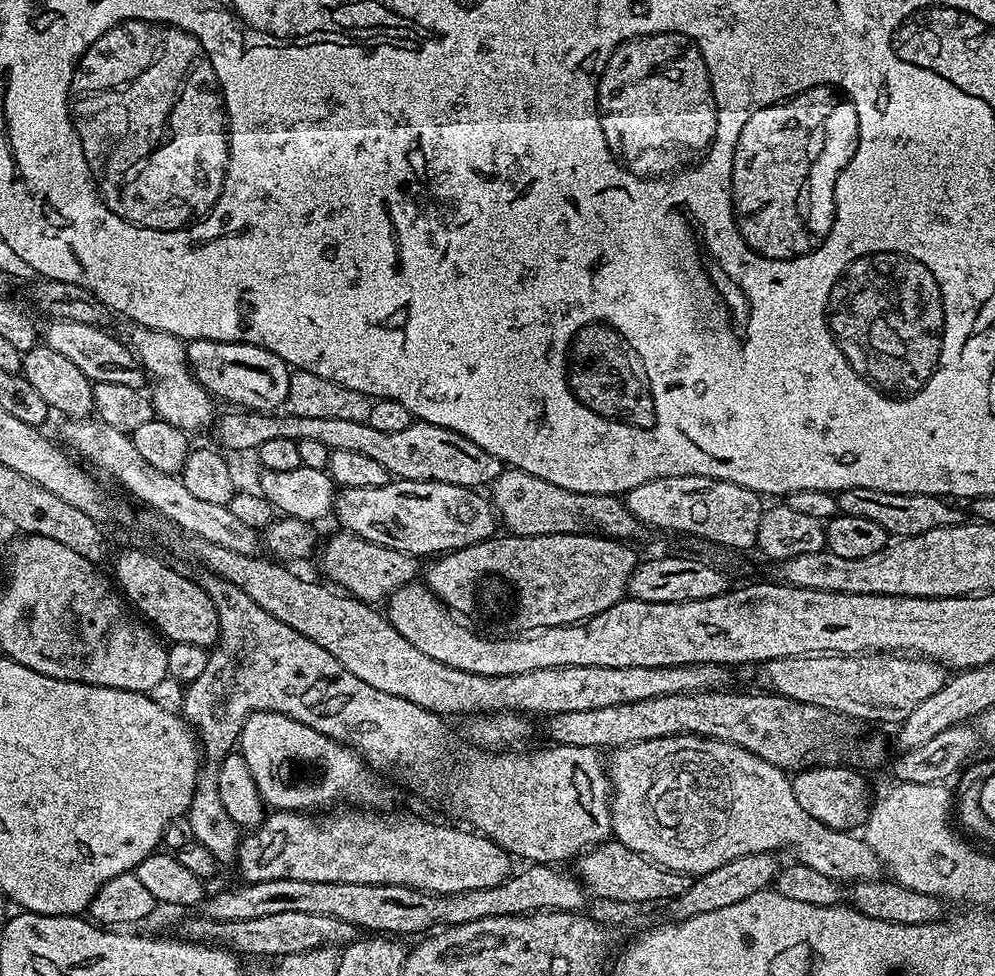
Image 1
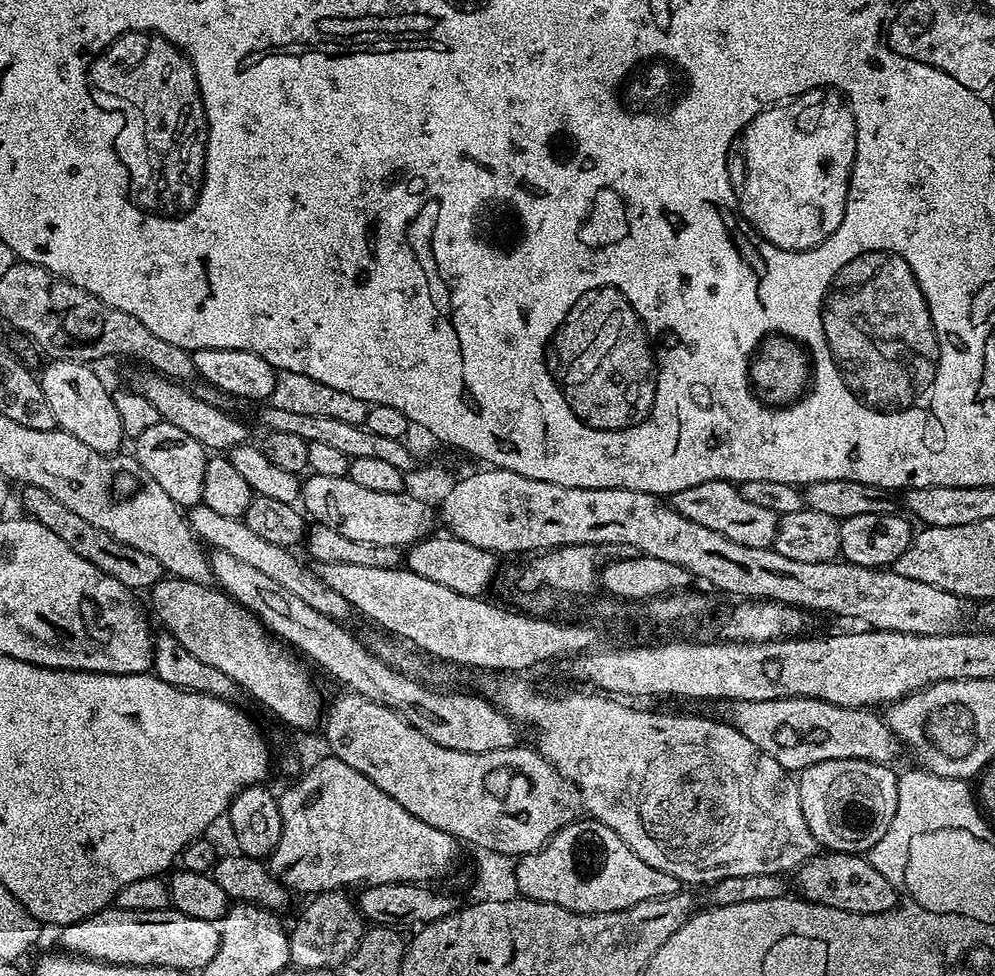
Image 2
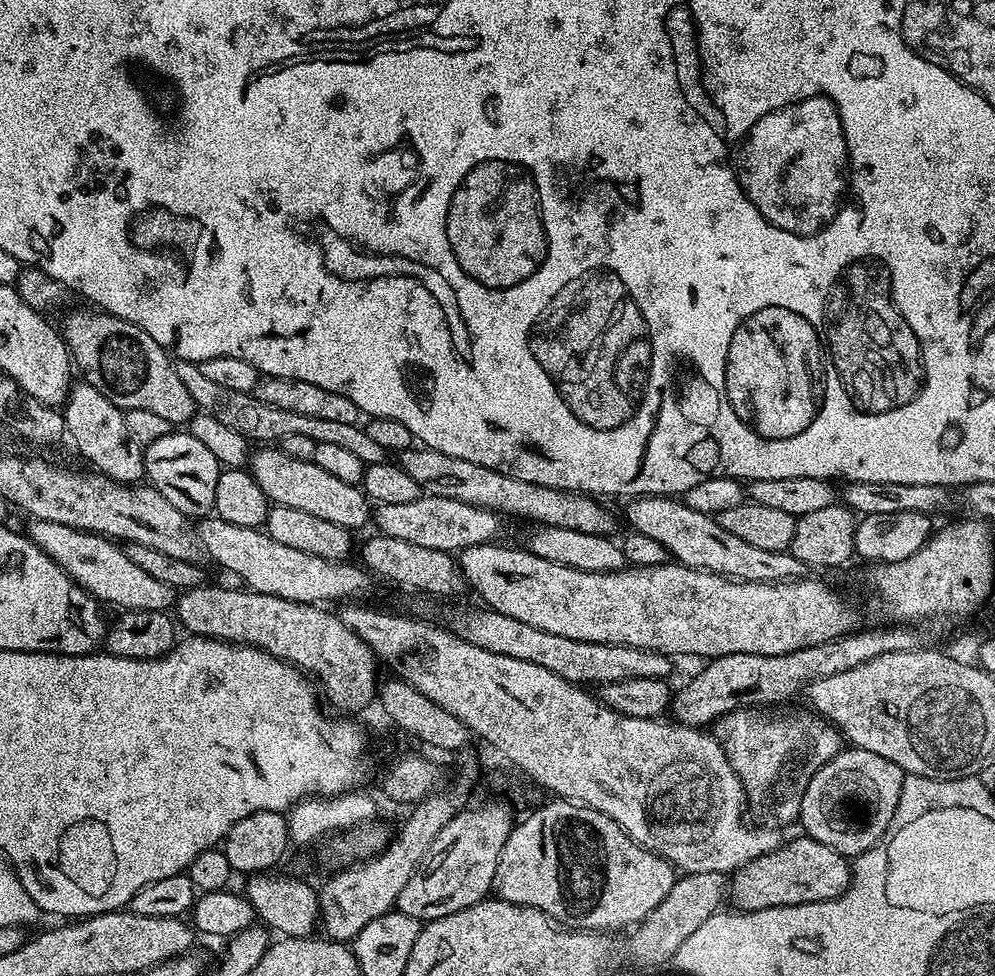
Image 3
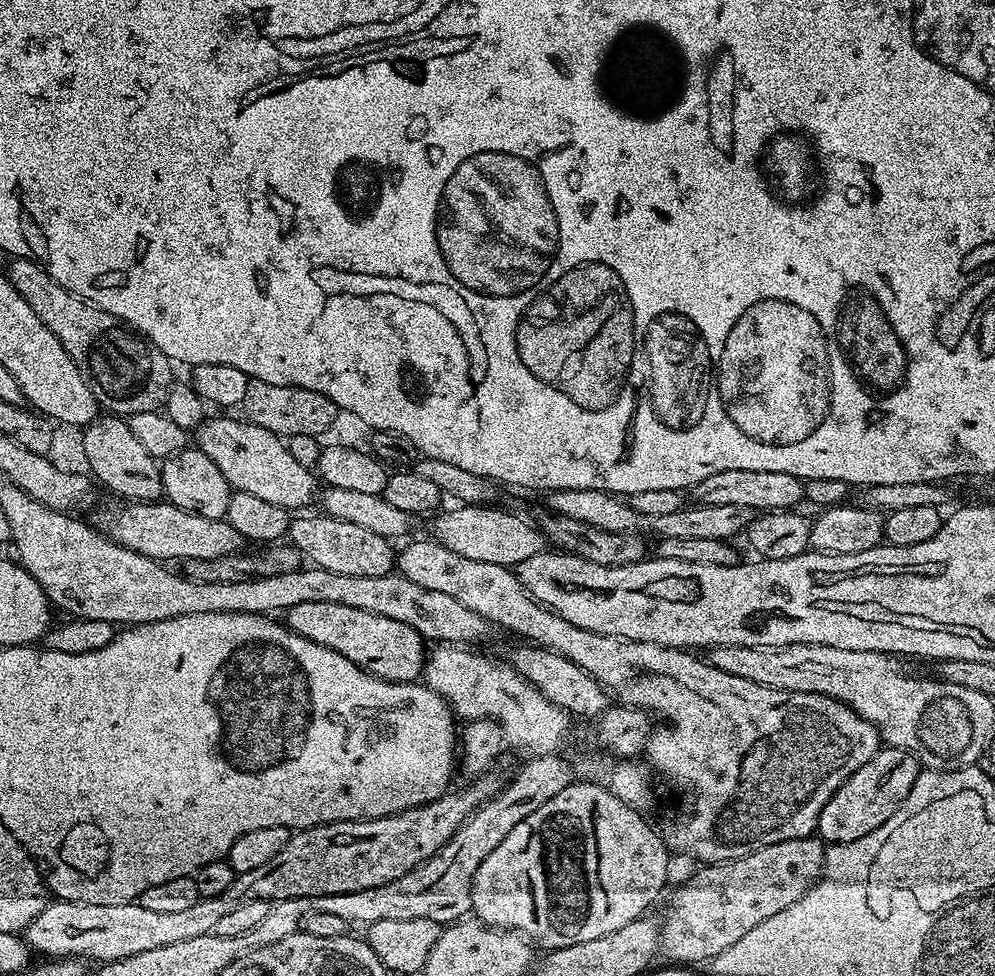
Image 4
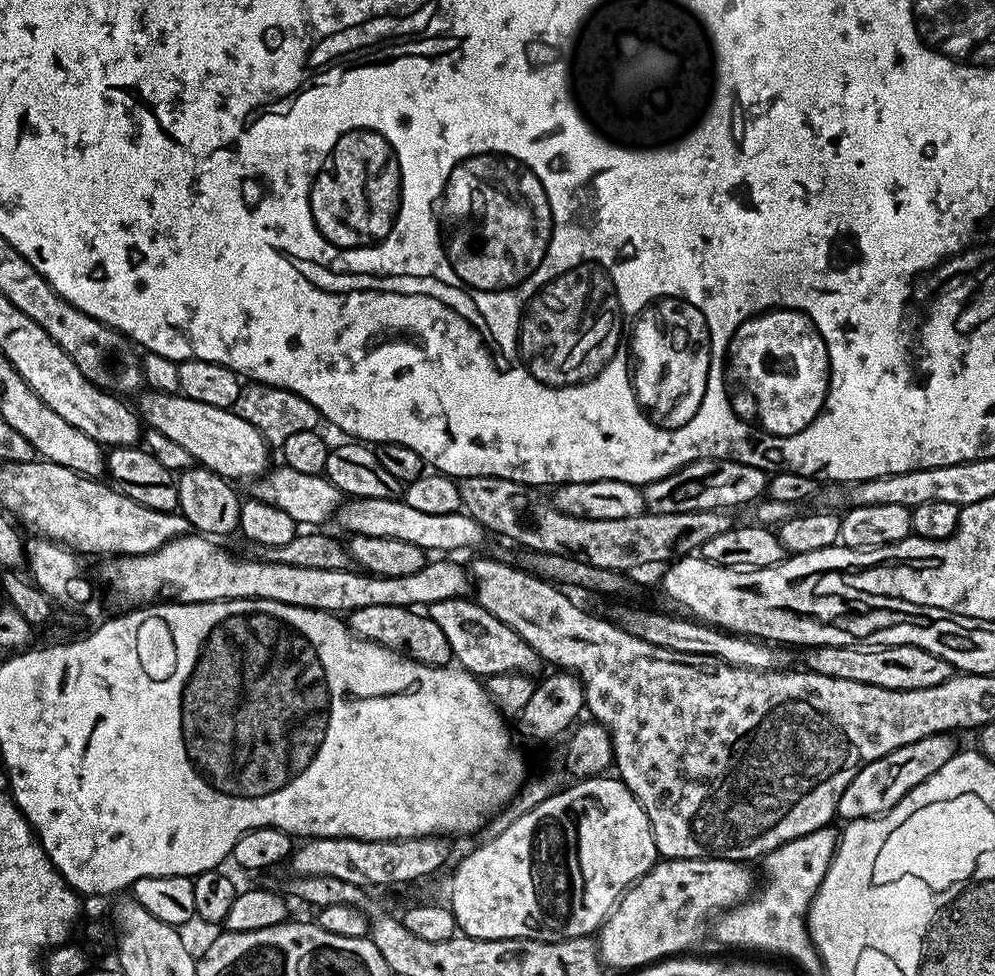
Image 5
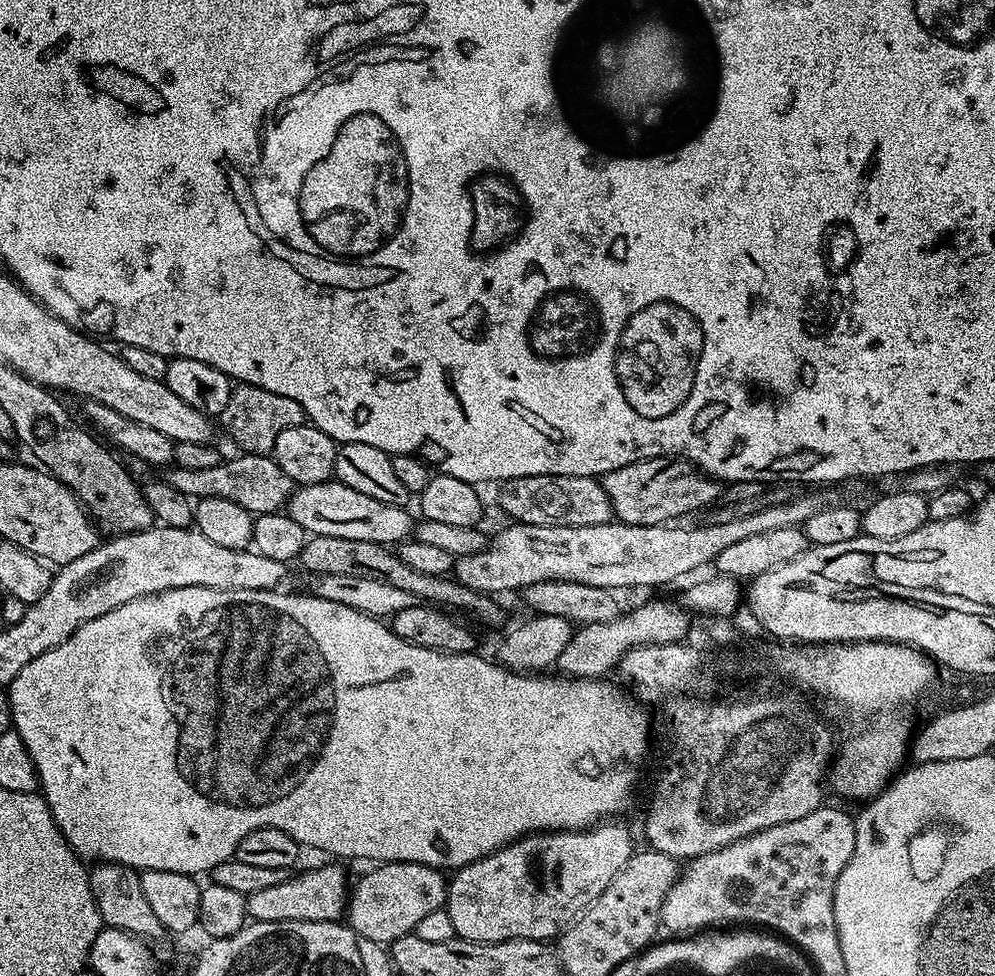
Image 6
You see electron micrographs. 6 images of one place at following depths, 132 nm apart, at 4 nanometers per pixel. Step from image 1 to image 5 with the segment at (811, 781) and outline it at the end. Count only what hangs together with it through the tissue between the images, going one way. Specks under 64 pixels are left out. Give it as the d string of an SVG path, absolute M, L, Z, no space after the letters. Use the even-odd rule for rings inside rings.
M946 732L930 734L926 738L918 738L918 742L910 742L910 746L890 750L890 754L878 758L878 762L865 764L858 774L854 774L854 782L842 790L842 798L838 798L836 807L837 817L847 822L890 811L899 800L906 798L906 794L910 794L910 790L914 790L914 786L918 786L918 782L926 782L930 774L935 774L941 766L950 762L950 758L956 756L958 745L954 737Z

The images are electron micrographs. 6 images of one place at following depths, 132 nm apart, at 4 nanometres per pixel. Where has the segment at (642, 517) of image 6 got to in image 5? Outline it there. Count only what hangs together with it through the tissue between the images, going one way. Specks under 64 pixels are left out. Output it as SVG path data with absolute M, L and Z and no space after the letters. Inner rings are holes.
M696 460L661 480L643 485L642 491L650 512L735 510L739 504L755 505L767 493L769 479L769 473L758 466L746 466L733 460Z

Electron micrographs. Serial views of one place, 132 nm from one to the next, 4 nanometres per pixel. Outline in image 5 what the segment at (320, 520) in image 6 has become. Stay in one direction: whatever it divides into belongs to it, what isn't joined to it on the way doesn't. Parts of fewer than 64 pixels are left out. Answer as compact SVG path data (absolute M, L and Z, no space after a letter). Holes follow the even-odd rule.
M348 498L341 503L334 520L352 536L399 538L401 542L414 542L414 546L429 554L456 554L452 552L459 548L478 547L486 537L486 529L464 510L454 514L426 514L406 506L402 498Z

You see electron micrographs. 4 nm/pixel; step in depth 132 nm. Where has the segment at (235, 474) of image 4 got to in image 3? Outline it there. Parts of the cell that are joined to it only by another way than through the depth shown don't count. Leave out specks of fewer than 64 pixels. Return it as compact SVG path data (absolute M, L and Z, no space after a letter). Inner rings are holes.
M260 446L251 453L250 471L258 486L262 486L262 494L266 494L273 505L294 506L294 510L306 510L306 514L326 518L326 522L334 522L334 526L349 530L357 530L367 520L369 523L370 501L363 491L355 484L326 474L326 470L313 460L290 458L290 454L283 452L279 446Z

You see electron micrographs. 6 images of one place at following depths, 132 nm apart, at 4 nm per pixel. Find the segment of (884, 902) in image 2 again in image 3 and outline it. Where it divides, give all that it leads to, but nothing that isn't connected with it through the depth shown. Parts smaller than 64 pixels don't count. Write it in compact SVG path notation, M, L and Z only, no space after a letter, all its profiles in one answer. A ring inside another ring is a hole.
M799 834L793 840L785 839L780 847L762 854L730 876L730 900L741 912L802 906L810 902L837 900L852 882L852 865L849 857L838 850L813 840L807 834Z

